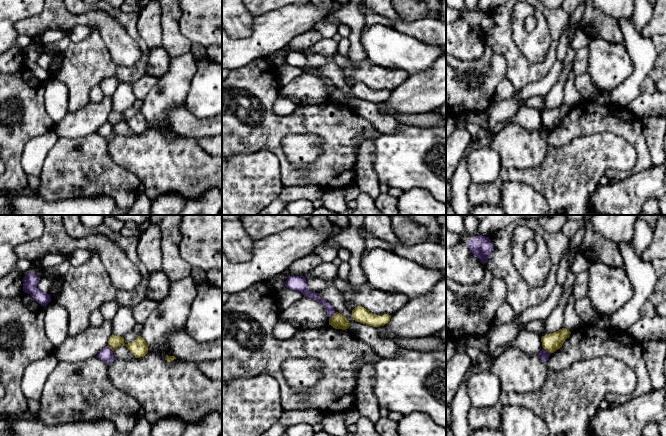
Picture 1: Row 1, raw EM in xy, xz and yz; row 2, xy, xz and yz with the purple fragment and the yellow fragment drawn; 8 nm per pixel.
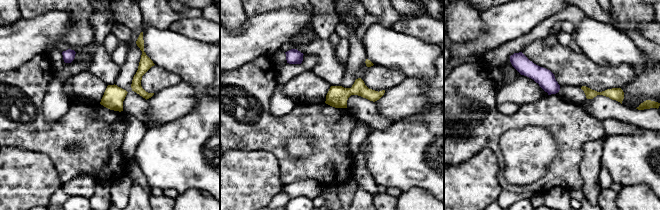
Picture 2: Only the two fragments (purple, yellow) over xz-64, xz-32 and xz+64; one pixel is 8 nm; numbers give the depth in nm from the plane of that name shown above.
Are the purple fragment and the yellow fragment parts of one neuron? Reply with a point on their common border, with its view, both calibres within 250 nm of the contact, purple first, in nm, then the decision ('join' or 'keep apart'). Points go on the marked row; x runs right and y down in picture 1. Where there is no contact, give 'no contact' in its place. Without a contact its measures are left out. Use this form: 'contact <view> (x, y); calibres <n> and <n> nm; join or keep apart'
contact xz (332, 315); calibres 70 and 120 nm; keep apart

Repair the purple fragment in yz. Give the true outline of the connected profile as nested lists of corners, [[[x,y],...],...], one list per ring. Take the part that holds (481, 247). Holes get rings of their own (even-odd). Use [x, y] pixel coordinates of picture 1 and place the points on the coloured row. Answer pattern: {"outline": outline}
{"outline": [[[446,215],[446,229],[459,235],[470,252],[485,264],[493,251],[492,242],[489,237],[482,235],[472,237],[464,228],[464,218],[462,215]]]}

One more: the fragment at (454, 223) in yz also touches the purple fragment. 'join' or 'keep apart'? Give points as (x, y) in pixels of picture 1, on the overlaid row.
join

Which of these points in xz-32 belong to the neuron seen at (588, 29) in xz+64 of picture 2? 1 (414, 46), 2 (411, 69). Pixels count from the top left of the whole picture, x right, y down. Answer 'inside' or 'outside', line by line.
1: inside
2: inside

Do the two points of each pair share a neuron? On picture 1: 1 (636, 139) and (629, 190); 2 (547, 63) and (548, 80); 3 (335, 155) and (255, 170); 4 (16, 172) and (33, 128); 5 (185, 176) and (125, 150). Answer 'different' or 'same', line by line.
1: different
2: different
3: different
4: same
5: same

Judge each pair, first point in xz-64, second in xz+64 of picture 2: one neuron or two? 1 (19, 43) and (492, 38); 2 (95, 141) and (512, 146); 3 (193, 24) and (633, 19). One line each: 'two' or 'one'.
1: one
2: two
3: two

